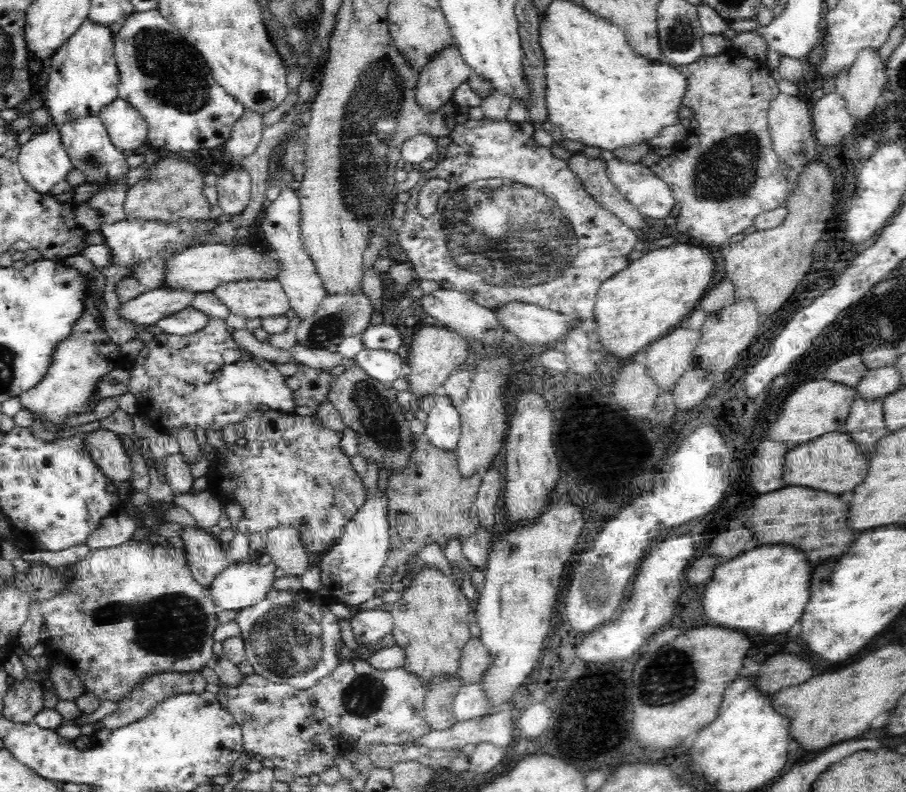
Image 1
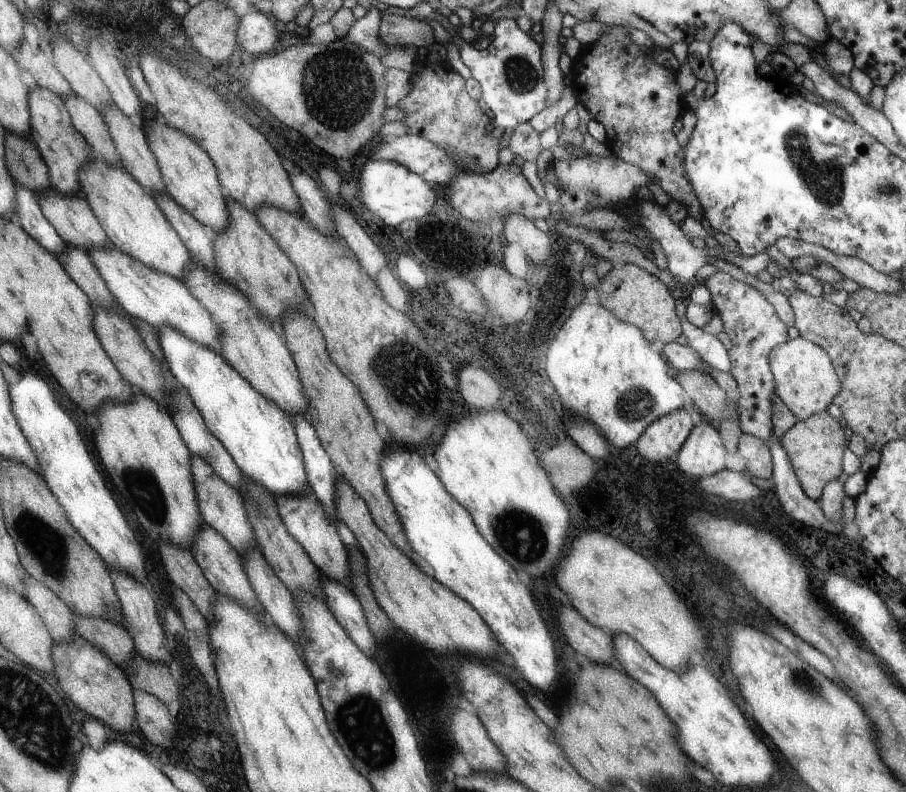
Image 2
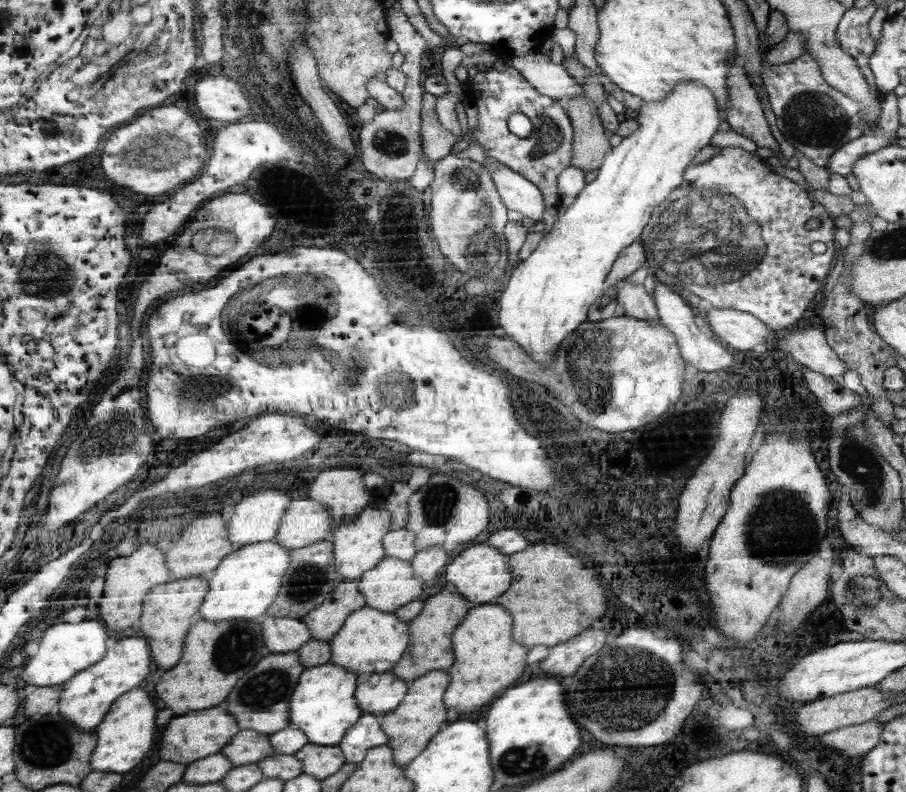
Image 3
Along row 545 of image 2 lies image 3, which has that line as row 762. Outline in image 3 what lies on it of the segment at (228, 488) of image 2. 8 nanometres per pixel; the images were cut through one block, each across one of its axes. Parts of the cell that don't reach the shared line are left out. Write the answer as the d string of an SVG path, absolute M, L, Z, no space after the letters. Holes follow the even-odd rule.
M242 730L234 736L234 742L221 750L221 753L235 766L257 764L276 752L270 744L270 735L260 734L256 730Z

